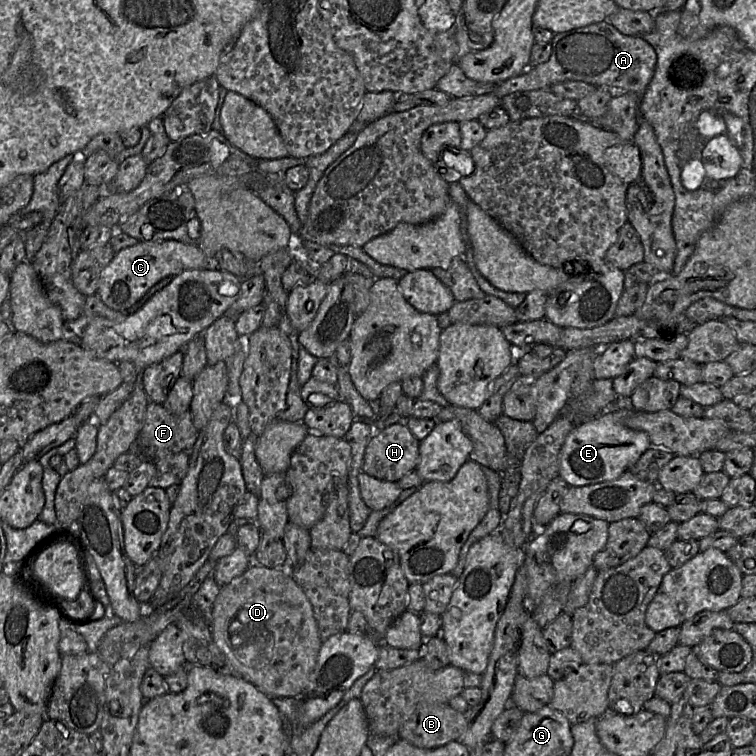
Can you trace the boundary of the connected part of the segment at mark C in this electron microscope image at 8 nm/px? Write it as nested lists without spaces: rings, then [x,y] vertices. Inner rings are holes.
[[[176,240],[138,241],[115,254],[101,273],[96,294],[107,307],[116,311],[126,310],[162,279],[191,269],[220,270],[216,258],[206,256],[197,244]]]

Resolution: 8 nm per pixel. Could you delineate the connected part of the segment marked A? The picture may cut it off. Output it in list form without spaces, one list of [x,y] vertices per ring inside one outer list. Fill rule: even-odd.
[[[607,20],[555,34],[551,44],[552,53],[546,62],[498,83],[494,95],[502,99],[513,92],[550,89],[557,83],[581,81],[609,87],[614,92],[633,92],[641,100],[657,65],[656,52],[646,40],[620,33]]]

